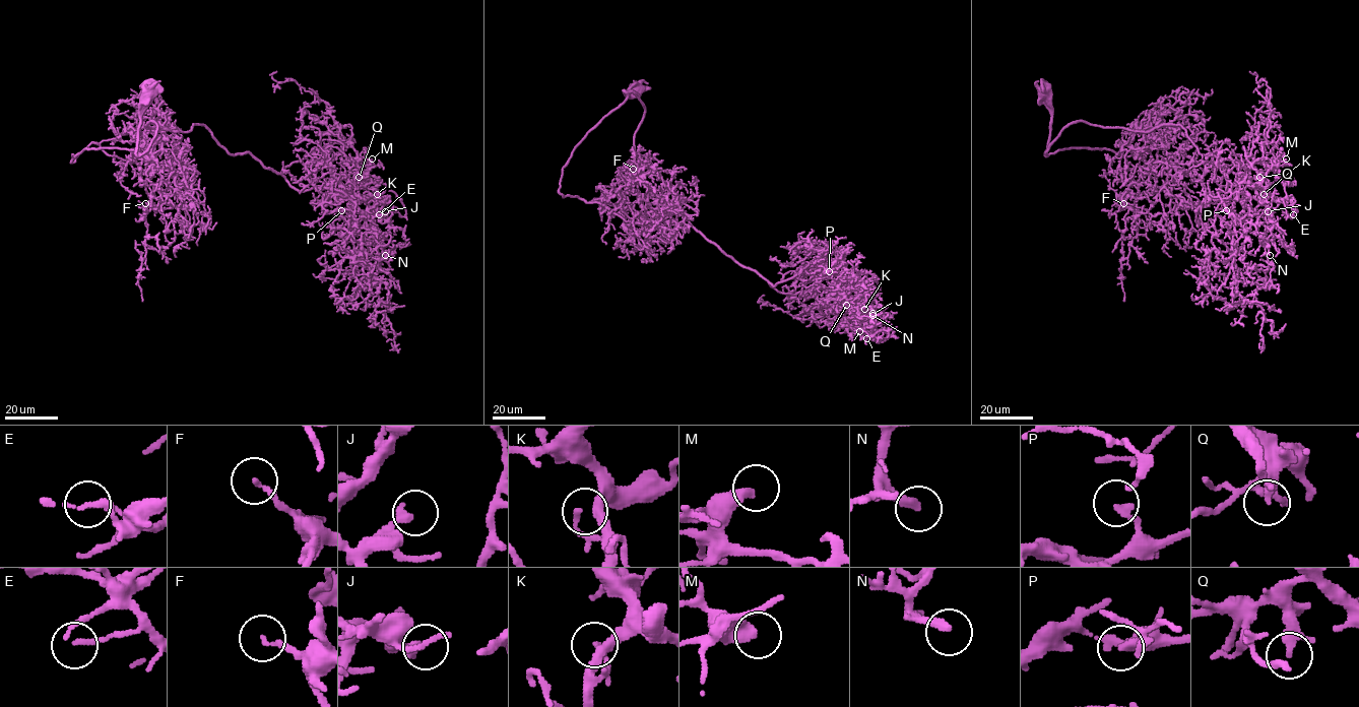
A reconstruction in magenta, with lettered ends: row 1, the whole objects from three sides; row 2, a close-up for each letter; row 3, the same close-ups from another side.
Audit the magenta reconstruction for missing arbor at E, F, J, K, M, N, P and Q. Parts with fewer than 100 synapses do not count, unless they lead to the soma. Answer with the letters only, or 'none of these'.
N

